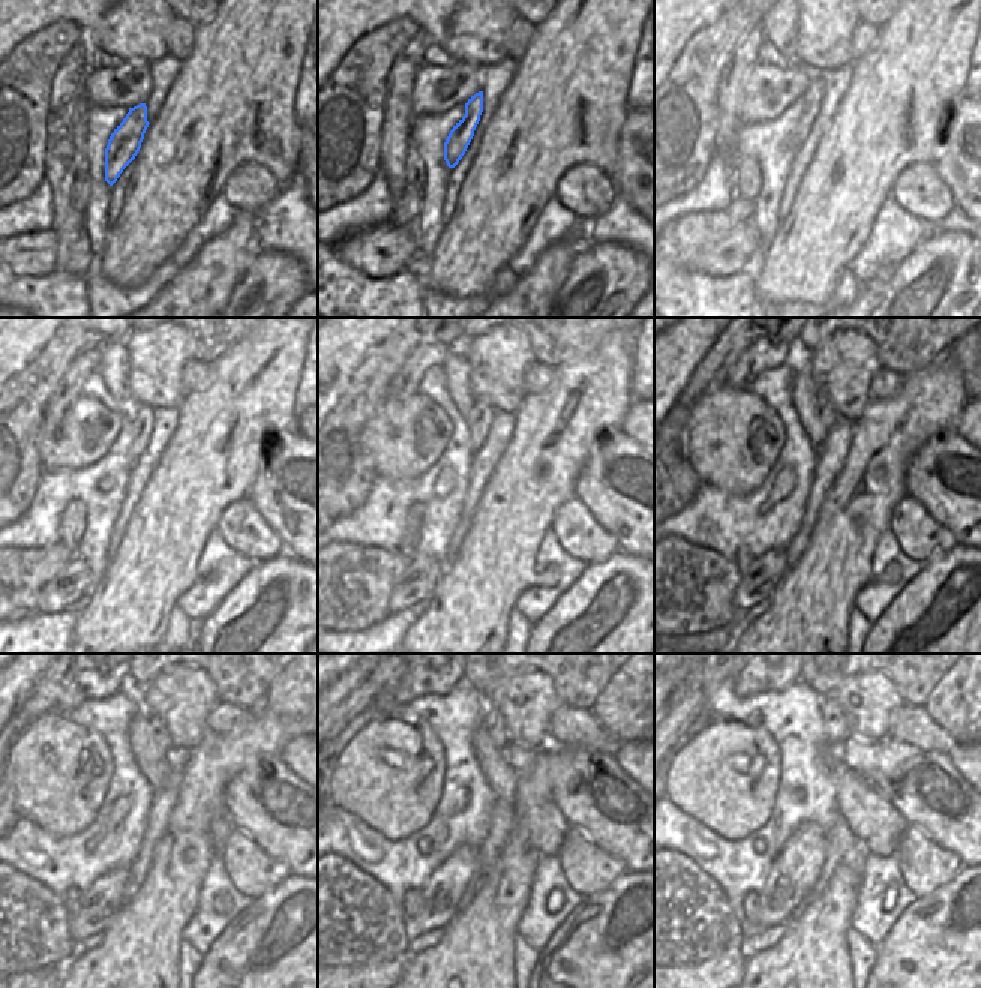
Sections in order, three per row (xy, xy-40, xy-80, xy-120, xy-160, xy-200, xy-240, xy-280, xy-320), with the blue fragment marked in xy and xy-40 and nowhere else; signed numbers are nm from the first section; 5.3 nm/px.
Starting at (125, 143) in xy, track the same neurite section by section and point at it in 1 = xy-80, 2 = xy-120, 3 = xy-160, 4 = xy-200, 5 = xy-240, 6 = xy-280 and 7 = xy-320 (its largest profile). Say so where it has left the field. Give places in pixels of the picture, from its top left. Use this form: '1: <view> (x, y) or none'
1: xy-80 (813, 96)
2: xy-120 (143, 422)
3: xy-160 (480, 417)
4: xy-200 (825, 410)
5: xy-240 (155, 723)
6: xy-280 (492, 720)
7: xy-320 (836, 726)

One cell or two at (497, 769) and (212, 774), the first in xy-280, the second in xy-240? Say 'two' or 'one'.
two

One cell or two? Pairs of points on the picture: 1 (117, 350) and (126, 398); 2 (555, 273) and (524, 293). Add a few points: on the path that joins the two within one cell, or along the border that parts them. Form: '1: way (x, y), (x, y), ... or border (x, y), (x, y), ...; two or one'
1: way (117, 362), (117, 386); one
2: way (548, 276), (531, 293); one

